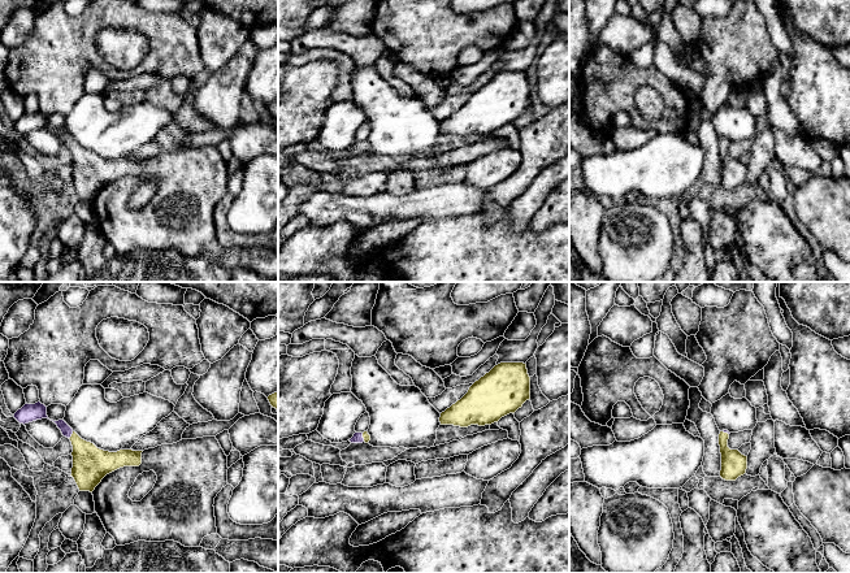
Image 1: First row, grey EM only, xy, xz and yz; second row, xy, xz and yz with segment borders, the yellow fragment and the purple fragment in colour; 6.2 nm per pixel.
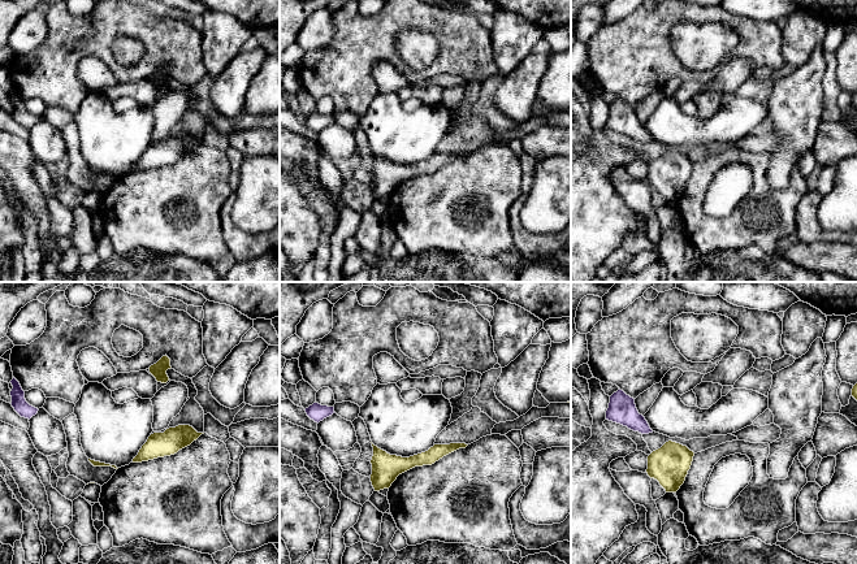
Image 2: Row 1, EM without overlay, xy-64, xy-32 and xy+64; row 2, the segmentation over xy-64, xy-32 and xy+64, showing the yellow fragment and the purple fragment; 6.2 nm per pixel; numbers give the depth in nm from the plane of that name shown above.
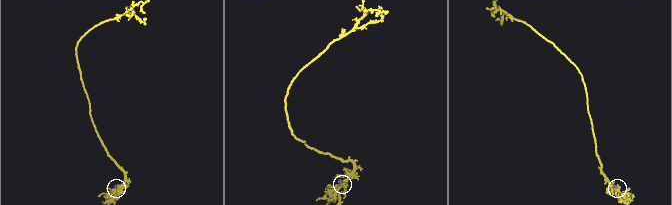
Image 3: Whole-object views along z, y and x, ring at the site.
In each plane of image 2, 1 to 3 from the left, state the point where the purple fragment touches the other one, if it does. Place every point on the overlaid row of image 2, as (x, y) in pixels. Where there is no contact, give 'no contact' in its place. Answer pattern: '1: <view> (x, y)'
1: no contact
2: no contact
3: no contact

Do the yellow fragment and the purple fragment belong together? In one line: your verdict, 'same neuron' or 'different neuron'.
same neuron

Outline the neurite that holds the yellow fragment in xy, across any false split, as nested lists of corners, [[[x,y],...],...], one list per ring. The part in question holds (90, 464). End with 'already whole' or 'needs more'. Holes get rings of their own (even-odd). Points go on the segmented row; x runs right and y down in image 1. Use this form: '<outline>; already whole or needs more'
[[[64,420],[53,422],[62,435],[71,442],[73,468],[70,476],[74,478],[79,491],[92,492],[107,474],[123,466],[139,466],[142,464],[143,451],[104,451],[82,439]]]; needs more

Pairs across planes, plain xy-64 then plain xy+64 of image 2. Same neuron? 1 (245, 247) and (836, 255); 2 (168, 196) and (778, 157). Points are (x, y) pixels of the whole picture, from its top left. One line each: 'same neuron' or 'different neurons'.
1: different neurons
2: different neurons

